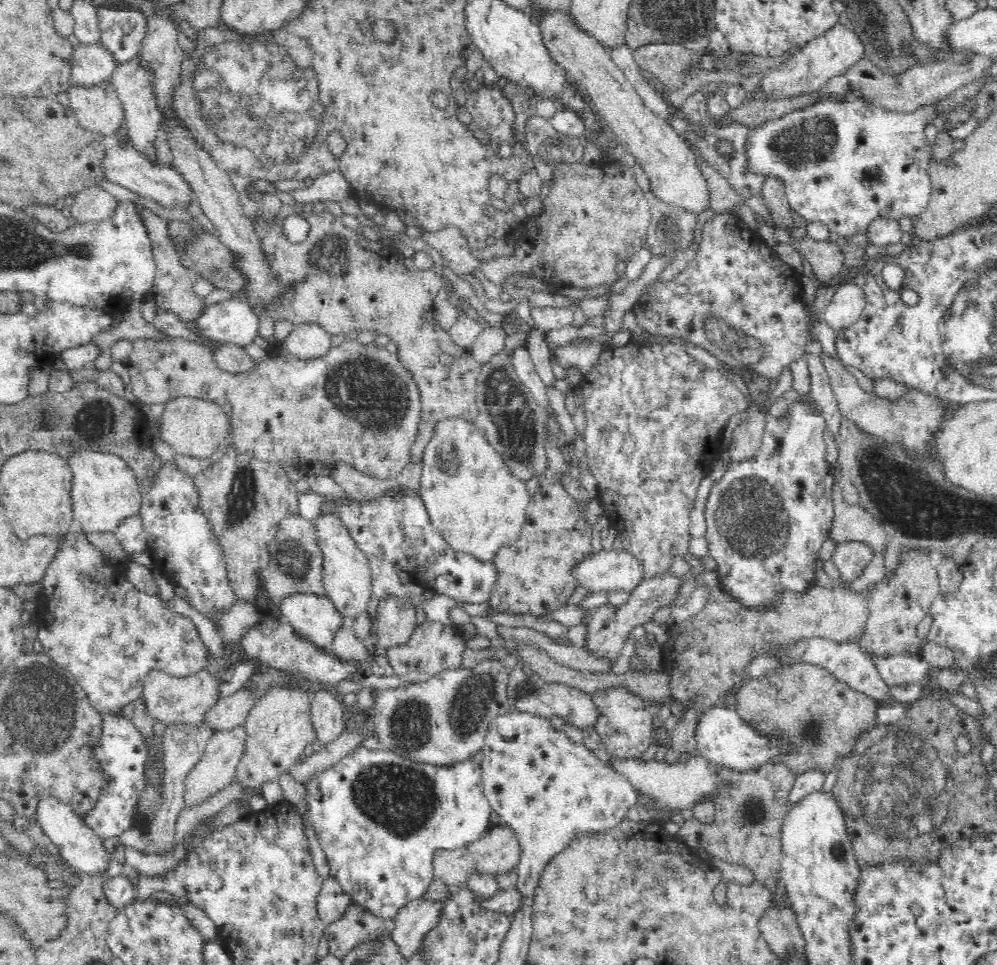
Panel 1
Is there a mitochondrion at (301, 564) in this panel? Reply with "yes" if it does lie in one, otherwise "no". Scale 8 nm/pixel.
yes

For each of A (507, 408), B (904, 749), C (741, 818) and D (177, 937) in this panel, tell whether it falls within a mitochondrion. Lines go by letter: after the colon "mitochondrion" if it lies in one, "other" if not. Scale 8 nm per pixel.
A: mitochondrion
B: mitochondrion
C: mitochondrion
D: other

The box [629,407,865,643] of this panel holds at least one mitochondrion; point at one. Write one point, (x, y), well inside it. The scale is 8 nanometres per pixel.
(752, 520)

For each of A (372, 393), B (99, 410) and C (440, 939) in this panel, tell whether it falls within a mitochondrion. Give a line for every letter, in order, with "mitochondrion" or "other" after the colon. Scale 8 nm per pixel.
A: mitochondrion
B: mitochondrion
C: mitochondrion

